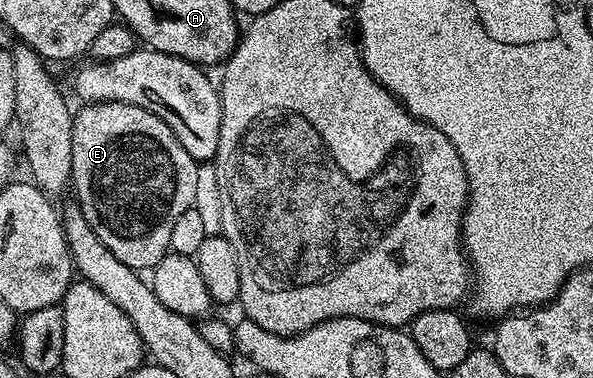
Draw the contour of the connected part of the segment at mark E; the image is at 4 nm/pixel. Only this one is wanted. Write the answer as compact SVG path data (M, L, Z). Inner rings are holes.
M106 101L78 109L73 115L71 183L81 213L117 261L136 269L156 267L170 252L173 221L195 205L200 164L149 109Z

